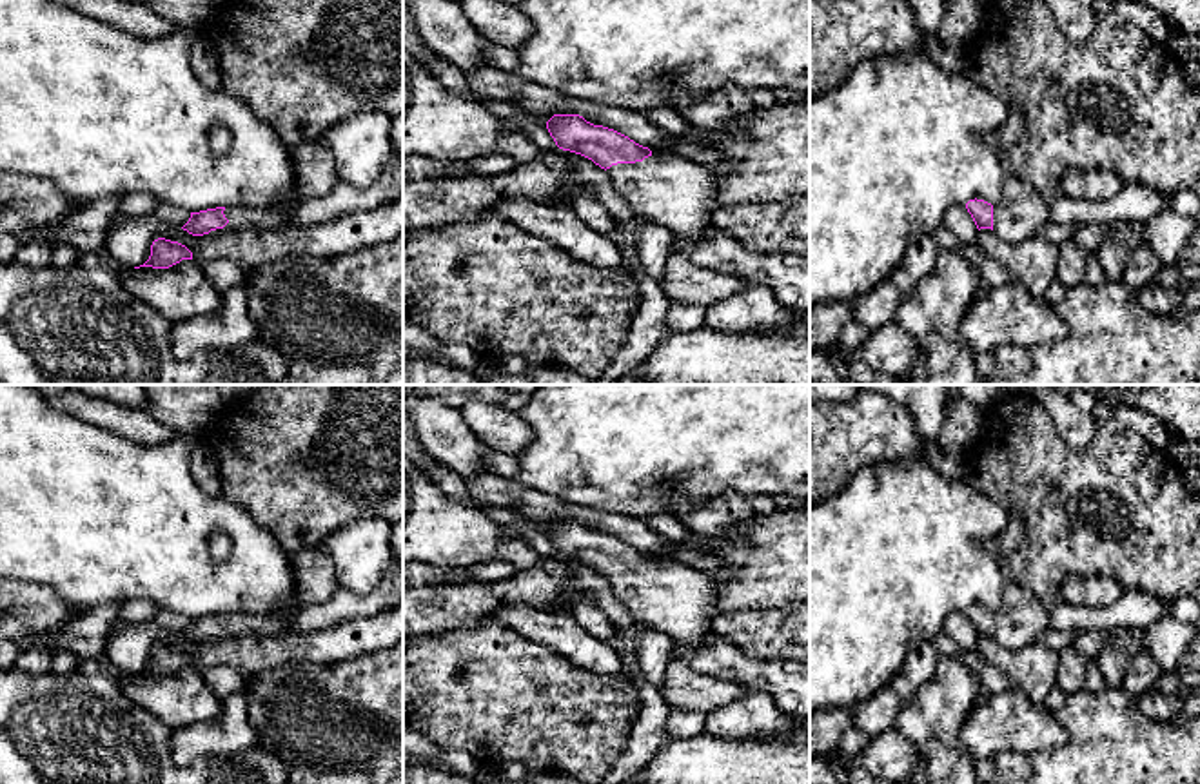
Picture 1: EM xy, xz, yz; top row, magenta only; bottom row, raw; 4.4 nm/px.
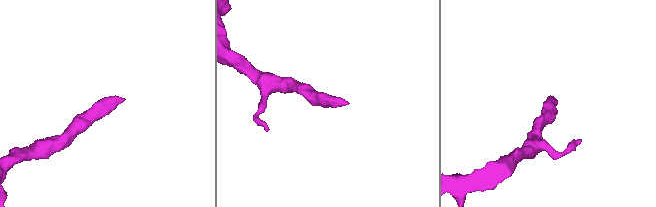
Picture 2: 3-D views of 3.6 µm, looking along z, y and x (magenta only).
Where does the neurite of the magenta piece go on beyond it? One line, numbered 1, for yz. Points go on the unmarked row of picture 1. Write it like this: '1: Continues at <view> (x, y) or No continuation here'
1: Continues at yz (1022, 619)

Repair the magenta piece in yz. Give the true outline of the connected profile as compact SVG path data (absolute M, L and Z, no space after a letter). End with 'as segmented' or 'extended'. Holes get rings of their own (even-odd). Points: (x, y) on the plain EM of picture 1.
M1011 581L1006 583L1006 604L998 612L975 604L966 610L966 615L979 637L991 635L1008 650L1040 642L1049 628L1049 612L1038 597Z | extended

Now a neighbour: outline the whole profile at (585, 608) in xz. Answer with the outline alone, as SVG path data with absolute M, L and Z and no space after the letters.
M577 588L572 593L572 615L595 637L619 652L617 626L599 608L594 593Z

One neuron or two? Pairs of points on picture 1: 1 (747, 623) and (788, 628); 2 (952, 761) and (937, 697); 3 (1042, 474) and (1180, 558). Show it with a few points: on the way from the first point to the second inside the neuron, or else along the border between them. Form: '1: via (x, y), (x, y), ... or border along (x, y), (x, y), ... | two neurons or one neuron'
1: via (757, 628), (777, 628) | one neuron
2: via (941, 744), (937, 714) | one neuron
3: via (1077, 503), (1084, 510), (1124, 510), (1146, 530) | one neuron

